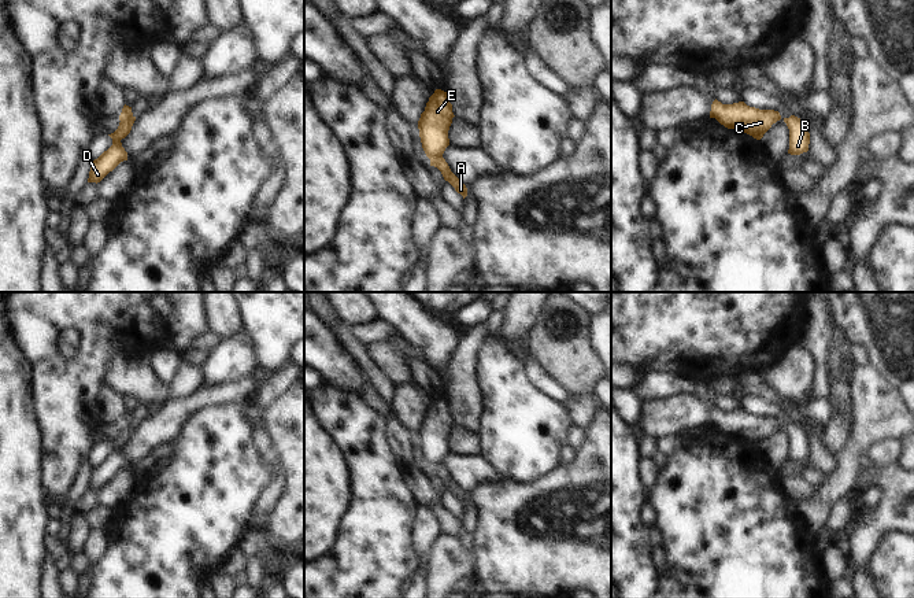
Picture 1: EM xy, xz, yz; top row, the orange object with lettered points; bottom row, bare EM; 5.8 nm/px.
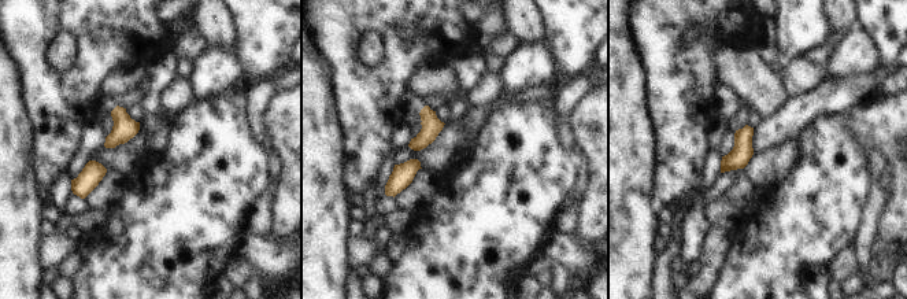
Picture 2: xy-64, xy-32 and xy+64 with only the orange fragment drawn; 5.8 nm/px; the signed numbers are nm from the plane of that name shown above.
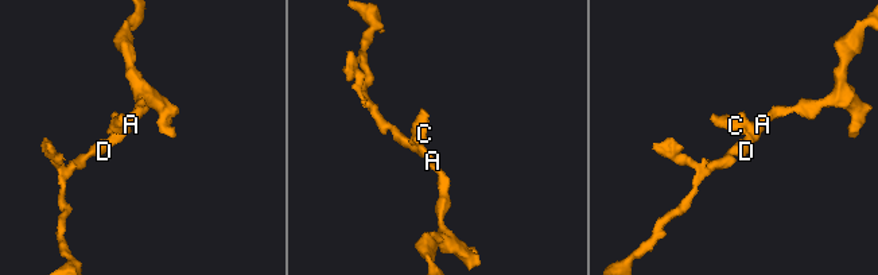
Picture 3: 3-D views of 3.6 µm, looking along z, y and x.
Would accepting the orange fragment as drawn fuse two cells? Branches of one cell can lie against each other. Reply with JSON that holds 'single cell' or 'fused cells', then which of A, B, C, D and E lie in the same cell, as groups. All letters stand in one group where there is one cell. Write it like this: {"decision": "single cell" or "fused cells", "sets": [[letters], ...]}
{"decision": "fused cells", "sets": [["A", "B", "D"], ["C", "E"]]}

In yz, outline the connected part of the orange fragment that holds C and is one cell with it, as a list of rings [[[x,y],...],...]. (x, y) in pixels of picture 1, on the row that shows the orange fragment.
[[[717,99],[711,104],[710,118],[715,118],[728,129],[737,129],[761,140],[773,123],[781,119],[778,111],[759,110],[744,101],[722,104]]]

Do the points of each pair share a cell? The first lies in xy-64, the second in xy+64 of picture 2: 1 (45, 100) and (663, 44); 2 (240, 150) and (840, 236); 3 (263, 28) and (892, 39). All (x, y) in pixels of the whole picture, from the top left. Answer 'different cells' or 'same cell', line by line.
1: same cell
2: same cell
3: same cell

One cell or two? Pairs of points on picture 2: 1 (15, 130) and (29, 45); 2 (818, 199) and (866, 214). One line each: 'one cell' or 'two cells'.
1: two cells
2: two cells

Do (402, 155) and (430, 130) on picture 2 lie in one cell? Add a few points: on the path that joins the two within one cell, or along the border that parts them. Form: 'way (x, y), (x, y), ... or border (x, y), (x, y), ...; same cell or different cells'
way (408, 151), (424, 137); same cell

